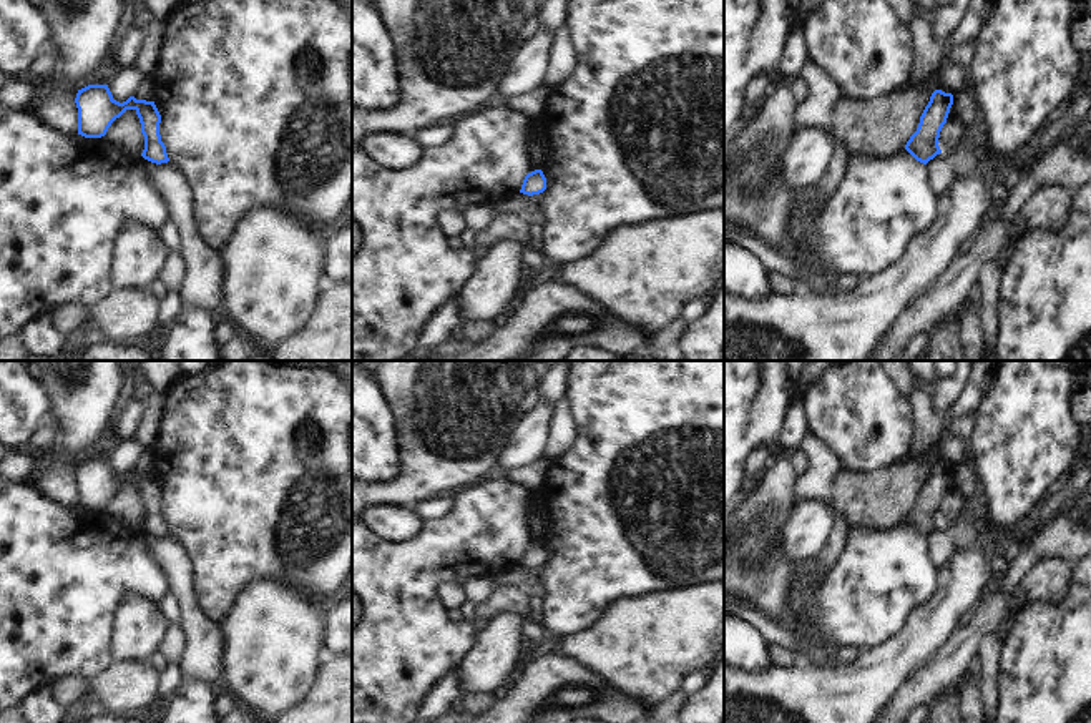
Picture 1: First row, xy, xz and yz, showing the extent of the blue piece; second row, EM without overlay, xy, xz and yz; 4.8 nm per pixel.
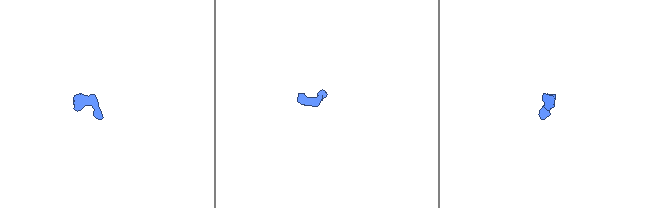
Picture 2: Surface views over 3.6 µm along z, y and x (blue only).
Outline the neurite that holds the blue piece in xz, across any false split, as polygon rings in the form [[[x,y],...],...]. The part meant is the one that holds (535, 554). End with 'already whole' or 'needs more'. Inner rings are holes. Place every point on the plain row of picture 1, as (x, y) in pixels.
[[[541,542],[528,545],[523,552],[520,565],[533,568],[546,562],[546,550]]]; already whole

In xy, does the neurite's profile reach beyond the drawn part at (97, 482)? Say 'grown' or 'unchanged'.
unchanged

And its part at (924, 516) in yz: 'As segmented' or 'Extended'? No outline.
As segmented.

